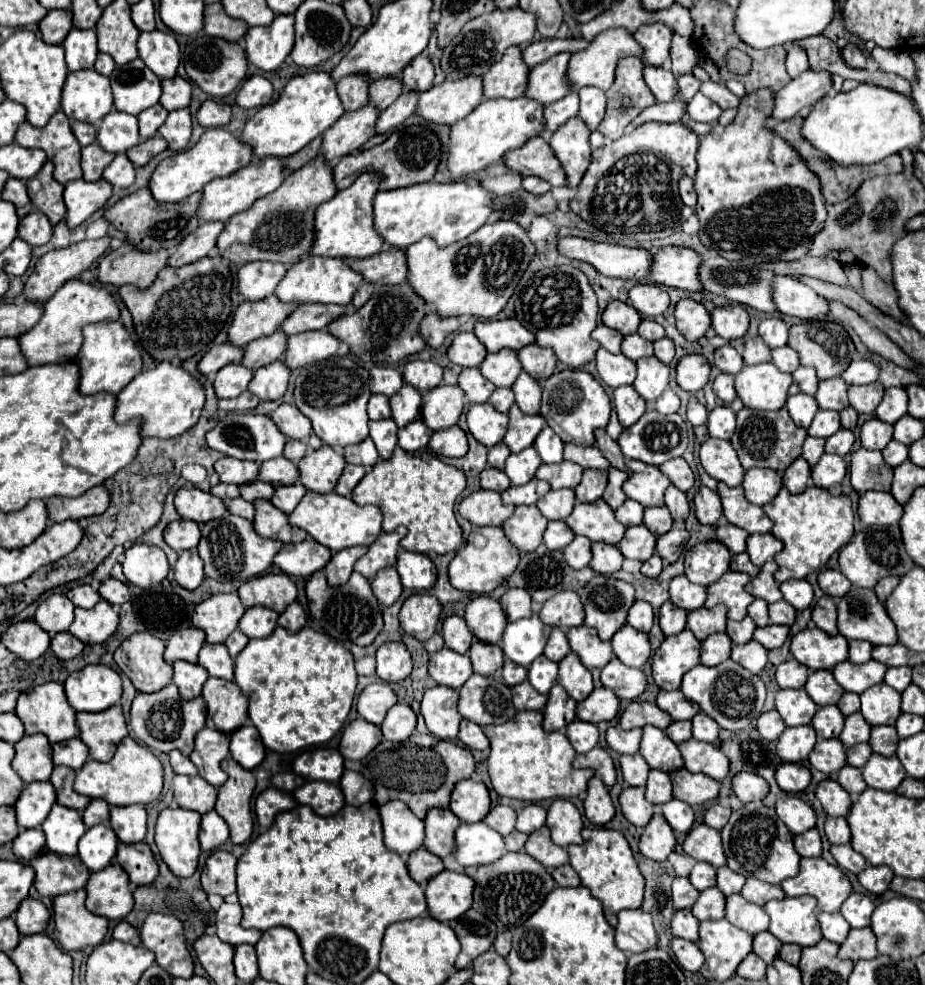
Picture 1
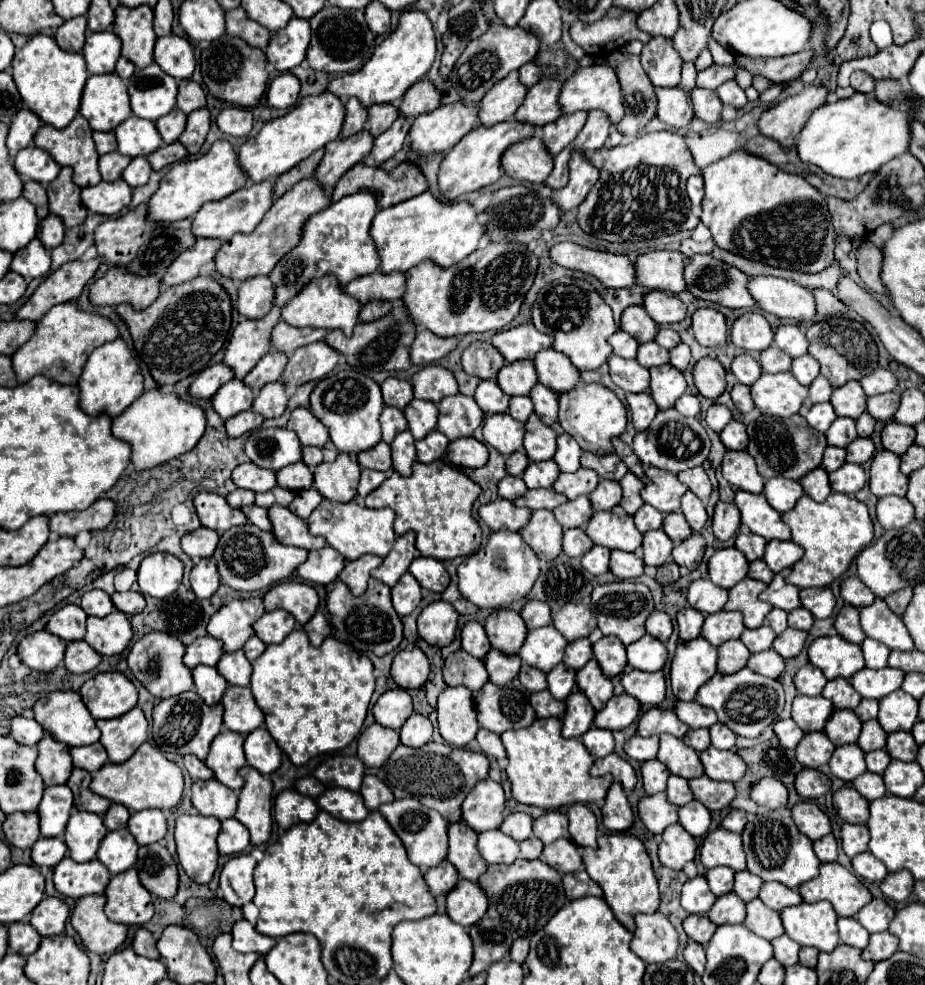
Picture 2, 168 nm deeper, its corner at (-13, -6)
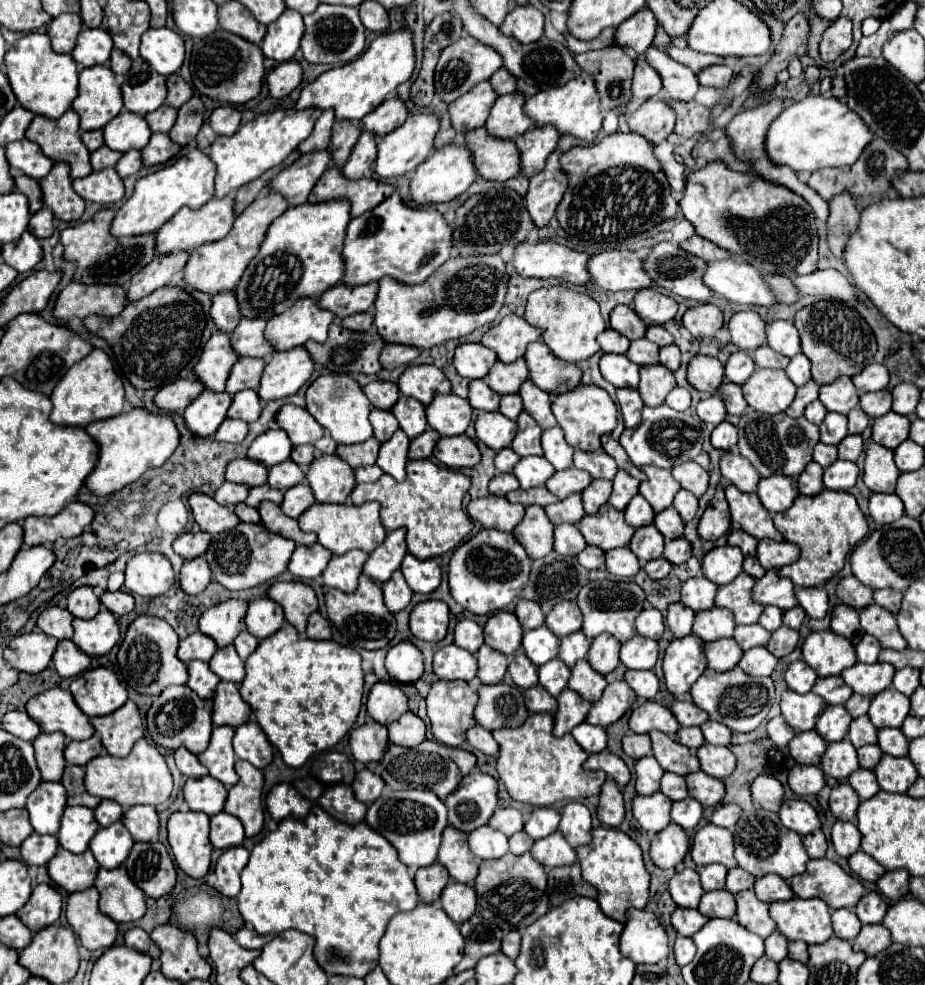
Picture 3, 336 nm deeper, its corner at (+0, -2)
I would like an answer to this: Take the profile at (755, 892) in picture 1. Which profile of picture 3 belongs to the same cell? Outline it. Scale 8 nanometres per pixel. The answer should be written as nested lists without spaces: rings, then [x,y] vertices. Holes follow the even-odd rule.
[[[767,874],[763,878],[757,878],[755,880],[755,894],[765,904],[793,898],[789,884],[785,880],[781,880],[781,876],[775,876],[775,874]]]

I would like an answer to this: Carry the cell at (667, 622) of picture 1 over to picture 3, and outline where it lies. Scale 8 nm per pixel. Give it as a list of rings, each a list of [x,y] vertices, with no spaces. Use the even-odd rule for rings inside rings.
[[[675,602],[667,608],[667,626],[675,638],[683,638],[691,632],[693,618],[695,618],[695,612],[681,602]]]

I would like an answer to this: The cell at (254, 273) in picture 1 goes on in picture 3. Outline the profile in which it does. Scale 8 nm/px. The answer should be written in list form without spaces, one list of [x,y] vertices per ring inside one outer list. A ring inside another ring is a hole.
[[[231,290],[231,292],[219,292],[219,294],[213,296],[211,316],[213,316],[215,324],[219,326],[219,330],[225,330],[225,332],[233,332],[235,330],[235,326],[241,320],[235,290]]]

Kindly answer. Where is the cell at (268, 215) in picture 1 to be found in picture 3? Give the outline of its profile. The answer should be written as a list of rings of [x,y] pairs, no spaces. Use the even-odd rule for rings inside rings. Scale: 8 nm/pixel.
[[[267,192],[265,198],[261,196],[253,204],[249,204],[249,208],[243,210],[237,216],[231,232],[223,240],[217,240],[217,242],[211,242],[211,244],[203,244],[203,246],[199,246],[199,248],[195,248],[191,252],[191,258],[189,258],[187,266],[185,266],[187,284],[191,284],[197,290],[209,292],[209,294],[217,294],[221,290],[233,290],[239,284],[239,280],[241,280],[245,268],[249,266],[249,262],[253,260],[253,256],[257,256],[257,252],[261,248],[261,242],[265,240],[267,228],[287,208],[289,208],[287,200],[281,194],[277,194],[277,192]]]

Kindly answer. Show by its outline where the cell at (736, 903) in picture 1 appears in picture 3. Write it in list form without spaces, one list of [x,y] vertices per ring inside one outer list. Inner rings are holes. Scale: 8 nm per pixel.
[[[743,890],[739,892],[739,896],[735,896],[737,900],[737,922],[747,928],[749,932],[767,938],[773,930],[775,930],[775,922],[769,918],[769,904],[757,900],[753,890]]]

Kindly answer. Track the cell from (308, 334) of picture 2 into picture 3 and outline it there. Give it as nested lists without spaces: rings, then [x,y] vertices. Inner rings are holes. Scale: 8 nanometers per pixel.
[[[243,318],[231,334],[231,346],[239,356],[269,358],[273,354],[273,346],[265,338],[265,320]]]

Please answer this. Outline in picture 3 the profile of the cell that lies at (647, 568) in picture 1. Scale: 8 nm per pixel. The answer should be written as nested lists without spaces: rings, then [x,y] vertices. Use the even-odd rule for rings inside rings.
[[[655,558],[655,560],[651,560],[651,562],[645,564],[645,572],[647,572],[647,576],[651,580],[665,578],[669,574],[669,570],[671,570],[671,564],[665,558]]]

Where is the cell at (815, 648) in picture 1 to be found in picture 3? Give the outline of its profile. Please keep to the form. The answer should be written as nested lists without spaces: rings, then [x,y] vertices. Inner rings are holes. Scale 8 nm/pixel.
[[[831,630],[809,634],[801,646],[801,652],[803,660],[821,678],[841,674],[845,668],[857,662],[853,644]]]

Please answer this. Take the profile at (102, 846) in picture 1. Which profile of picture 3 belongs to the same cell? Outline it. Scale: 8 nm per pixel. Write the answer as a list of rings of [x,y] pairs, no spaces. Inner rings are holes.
[[[115,822],[107,828],[99,828],[97,834],[89,842],[89,850],[95,854],[95,860],[103,868],[117,868],[125,862],[129,850],[131,850],[133,838],[123,828],[121,822]]]

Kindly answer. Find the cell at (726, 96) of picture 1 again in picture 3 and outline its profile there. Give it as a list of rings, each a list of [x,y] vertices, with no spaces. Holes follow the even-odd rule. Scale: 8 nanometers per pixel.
[[[725,64],[711,66],[699,72],[699,84],[701,86],[713,86],[713,88],[727,88],[733,78],[733,70]]]

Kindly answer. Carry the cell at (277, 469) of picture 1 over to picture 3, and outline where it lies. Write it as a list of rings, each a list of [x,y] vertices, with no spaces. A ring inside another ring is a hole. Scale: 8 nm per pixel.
[[[285,460],[285,462],[281,462],[281,464],[277,464],[269,470],[269,480],[267,482],[269,482],[271,488],[277,488],[277,490],[285,492],[287,488],[299,484],[303,478],[305,478],[303,470],[293,460]]]

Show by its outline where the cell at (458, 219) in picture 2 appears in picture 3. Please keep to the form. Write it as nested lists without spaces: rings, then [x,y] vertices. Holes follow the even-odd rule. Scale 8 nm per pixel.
[[[395,190],[377,208],[349,222],[343,248],[347,268],[343,282],[367,284],[371,280],[381,280],[383,276],[393,276],[405,284],[425,282],[443,262],[449,260],[453,248],[451,234],[453,230],[439,210],[409,208]]]

